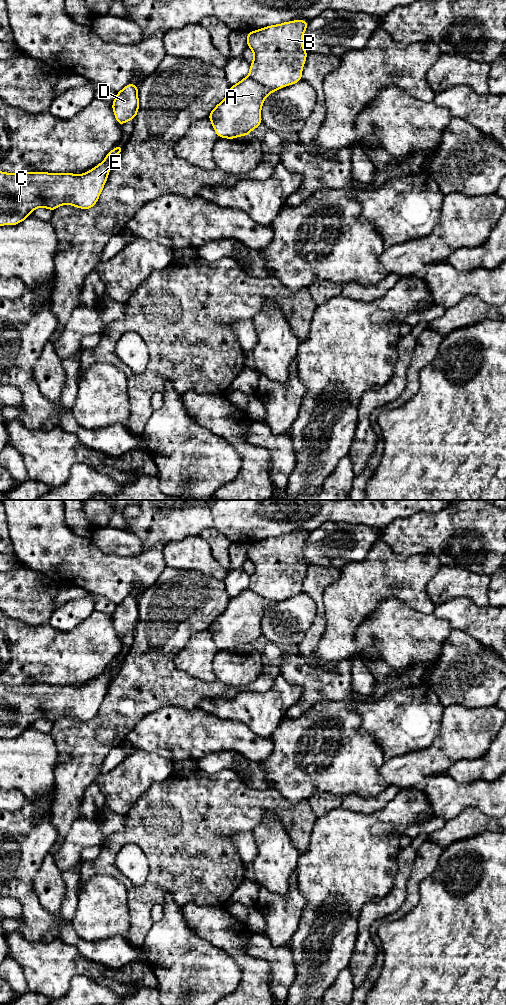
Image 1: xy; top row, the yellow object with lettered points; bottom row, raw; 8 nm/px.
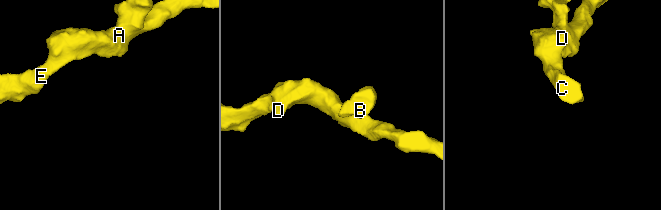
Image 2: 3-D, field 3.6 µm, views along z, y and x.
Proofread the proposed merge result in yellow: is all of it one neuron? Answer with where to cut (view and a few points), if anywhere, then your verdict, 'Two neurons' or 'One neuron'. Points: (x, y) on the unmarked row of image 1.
Split along xy (248, 588), (277, 601). Two neurons

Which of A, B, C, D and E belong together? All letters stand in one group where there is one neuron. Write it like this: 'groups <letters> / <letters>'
groups A C D E / B

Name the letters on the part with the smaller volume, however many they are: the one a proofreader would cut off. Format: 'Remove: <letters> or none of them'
Remove: B

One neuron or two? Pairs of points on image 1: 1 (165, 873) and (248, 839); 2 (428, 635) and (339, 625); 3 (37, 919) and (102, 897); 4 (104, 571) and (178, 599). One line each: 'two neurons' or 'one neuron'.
1: two neurons
2: two neurons
3: two neurons
4: two neurons

